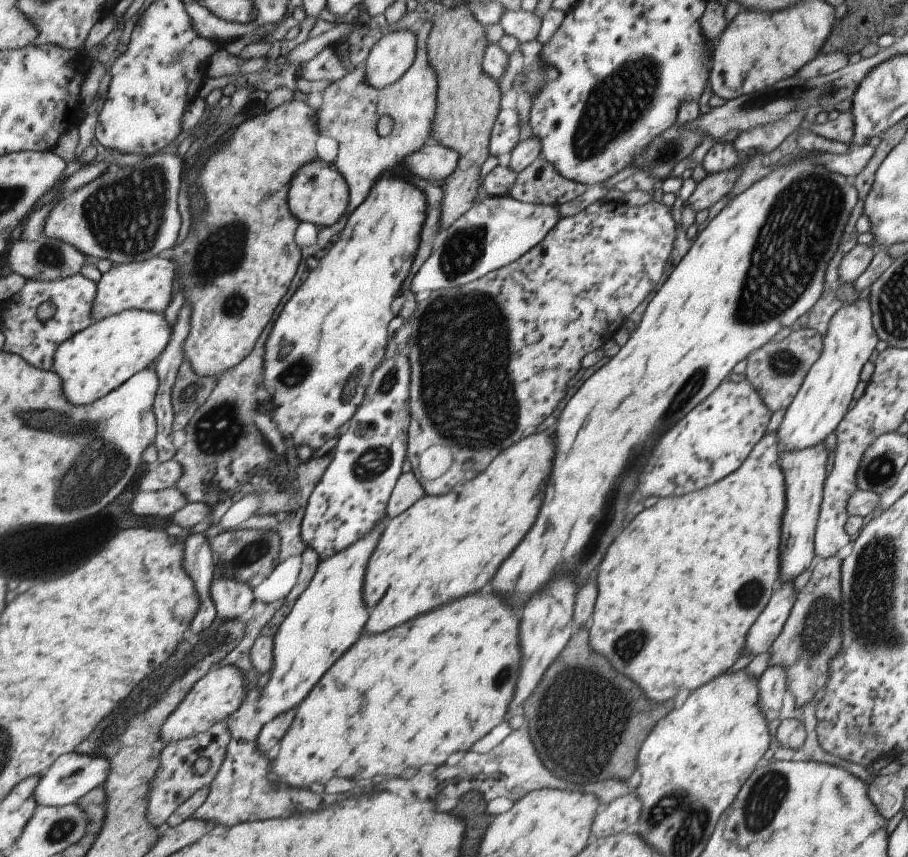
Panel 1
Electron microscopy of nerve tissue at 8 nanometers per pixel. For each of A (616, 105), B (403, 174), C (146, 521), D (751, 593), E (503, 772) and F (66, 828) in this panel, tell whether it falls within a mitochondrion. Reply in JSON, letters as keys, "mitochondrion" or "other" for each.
{"A":"mitochondrion","B":"other","C":"other","D":"mitochondrion","E":"other","F":"mitochondrion"}

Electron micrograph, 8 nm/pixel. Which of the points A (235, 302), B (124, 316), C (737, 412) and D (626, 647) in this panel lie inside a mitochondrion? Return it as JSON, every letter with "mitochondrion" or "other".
{"A":"mitochondrion","B":"other","C":"other","D":"mitochondrion"}

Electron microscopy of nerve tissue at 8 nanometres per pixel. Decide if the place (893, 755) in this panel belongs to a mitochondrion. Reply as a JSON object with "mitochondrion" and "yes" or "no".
{"mitochondrion":"no"}

